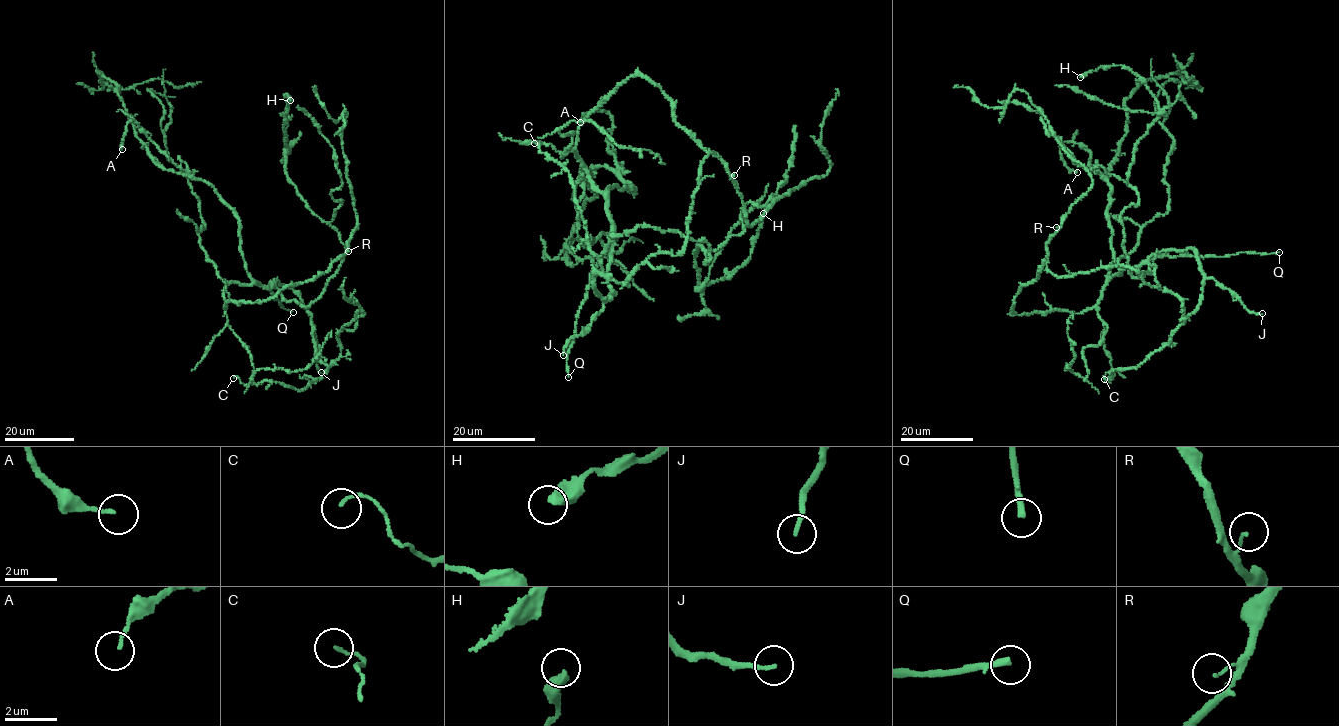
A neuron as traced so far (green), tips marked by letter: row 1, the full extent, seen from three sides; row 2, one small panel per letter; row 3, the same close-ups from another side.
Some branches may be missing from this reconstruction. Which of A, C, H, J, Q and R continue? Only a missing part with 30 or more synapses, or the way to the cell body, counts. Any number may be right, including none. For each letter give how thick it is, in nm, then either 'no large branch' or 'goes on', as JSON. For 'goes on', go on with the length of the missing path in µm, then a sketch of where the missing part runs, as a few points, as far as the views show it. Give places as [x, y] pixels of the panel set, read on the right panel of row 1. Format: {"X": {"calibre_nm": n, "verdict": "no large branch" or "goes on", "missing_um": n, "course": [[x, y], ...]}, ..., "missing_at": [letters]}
{"A": {"calibre_nm": 130, "verdict": "no large branch"}, "C": {"calibre_nm": 110, "verdict": "no large branch"}, "H": {"calibre_nm": 440, "verdict": "no large branch"}, "J": {"calibre_nm": 160, "verdict": "no large branch"}, "Q": {"calibre_nm": 240, "verdict": "goes on", "missing_um": 80}, "R": {"calibre_nm": 90, "verdict": "no large branch"}, "missing_at": ["Q"]}

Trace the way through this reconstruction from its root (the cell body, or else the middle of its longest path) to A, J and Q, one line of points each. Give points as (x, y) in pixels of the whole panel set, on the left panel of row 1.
A: (224, 294), (230, 283), (252, 282), (234, 210), (208, 184), (177, 166), (132, 120), (122, 149)
J: (224, 294), (233, 282), (268, 288), (275, 280), (292, 289), (315, 325), (321, 372)
Q: (224, 294), (231, 282), (253, 283), (268, 288), (273, 284), (271, 281), (268, 287), (274, 299), (293, 312)

